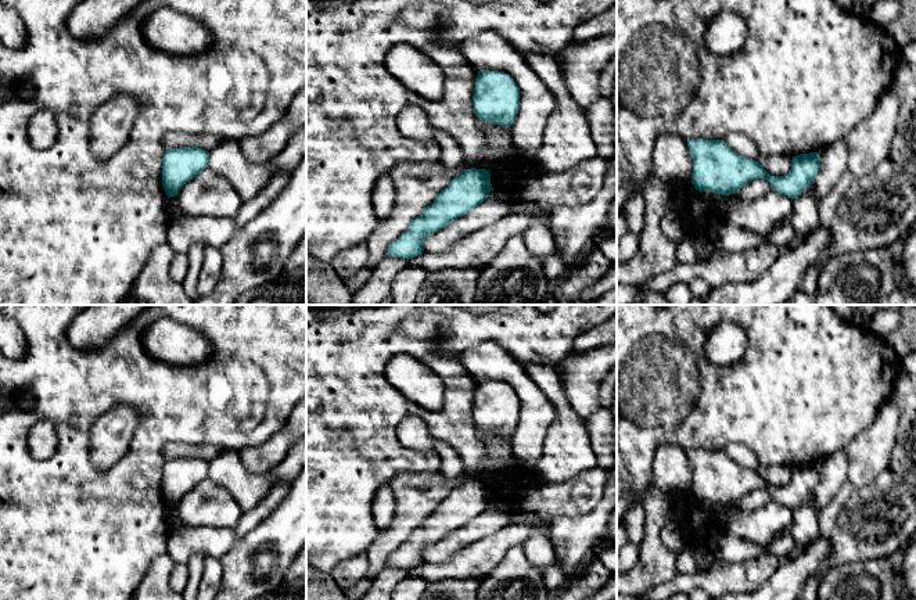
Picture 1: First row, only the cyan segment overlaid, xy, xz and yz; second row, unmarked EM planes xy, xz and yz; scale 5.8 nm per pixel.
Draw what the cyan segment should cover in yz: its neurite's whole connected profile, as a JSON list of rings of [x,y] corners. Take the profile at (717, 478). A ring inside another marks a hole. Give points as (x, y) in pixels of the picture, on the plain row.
[[[729,442],[722,450],[689,450],[687,459],[693,467],[694,499],[725,507],[754,489],[766,489],[772,500],[794,510],[815,493],[820,479],[819,463],[809,463],[793,467],[787,485],[770,486],[757,471],[761,466],[755,453],[740,442]]]

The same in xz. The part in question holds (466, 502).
[[[467,479],[450,491],[435,511],[417,527],[407,540],[395,550],[387,565],[413,570],[424,563],[424,550],[482,514],[493,502],[491,484],[485,479]]]

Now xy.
[[[170,442],[164,448],[166,459],[162,468],[162,497],[168,506],[176,507],[180,499],[200,485],[209,471],[209,463],[220,453],[220,448],[208,445],[186,445]]]

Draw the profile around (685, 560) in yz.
[[[689,545],[676,553],[676,572],[679,574],[697,574],[697,564]]]

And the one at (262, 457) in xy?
[[[306,396],[295,406],[287,423],[267,441],[241,449],[240,459],[251,474],[273,470],[288,450],[306,435]]]

